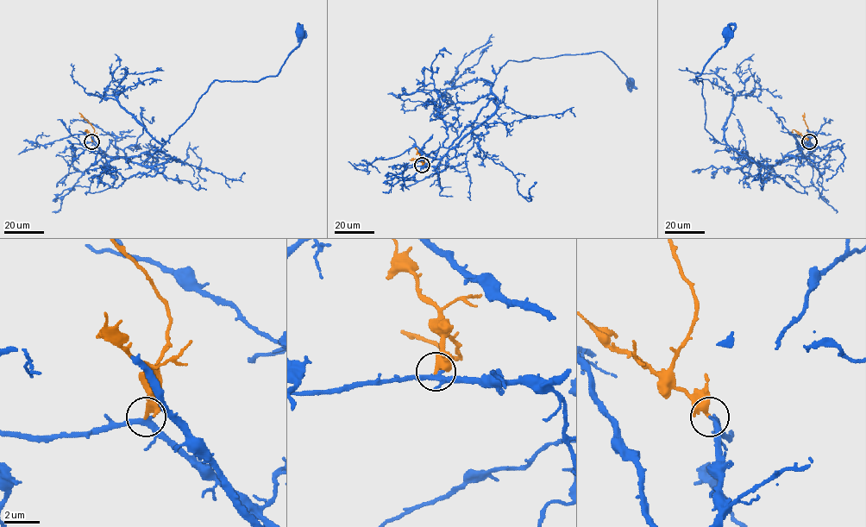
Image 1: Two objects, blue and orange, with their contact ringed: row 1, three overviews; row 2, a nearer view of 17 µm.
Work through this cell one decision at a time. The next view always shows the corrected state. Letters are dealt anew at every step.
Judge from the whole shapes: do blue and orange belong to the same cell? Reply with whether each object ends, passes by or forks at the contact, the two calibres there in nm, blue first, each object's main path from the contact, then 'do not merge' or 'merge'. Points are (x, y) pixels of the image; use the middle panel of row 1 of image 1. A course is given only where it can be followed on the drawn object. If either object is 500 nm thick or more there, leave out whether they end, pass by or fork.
blue passes by; orange passes by; 260 nm thick on the blue side, 280 nm on the other; blue runs (422, 165), (436, 166), (494, 111), (499, 103), (491, 86), (509, 60), (604, 53), (630, 81); orange runs (422, 165), (423, 160), (424, 163), (410, 159); merge

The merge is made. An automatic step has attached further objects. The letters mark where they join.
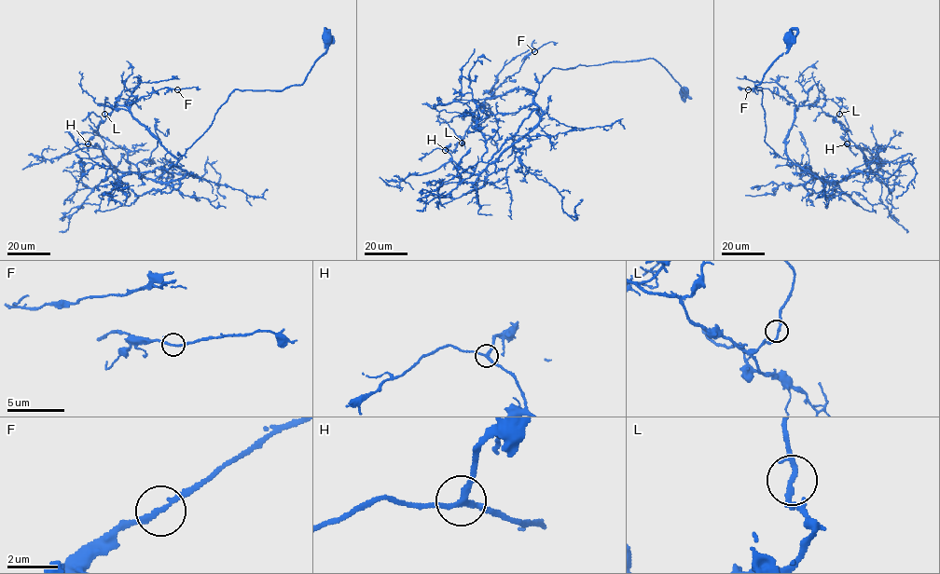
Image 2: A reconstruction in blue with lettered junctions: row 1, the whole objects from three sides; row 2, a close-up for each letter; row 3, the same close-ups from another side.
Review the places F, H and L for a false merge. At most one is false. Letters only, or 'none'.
none

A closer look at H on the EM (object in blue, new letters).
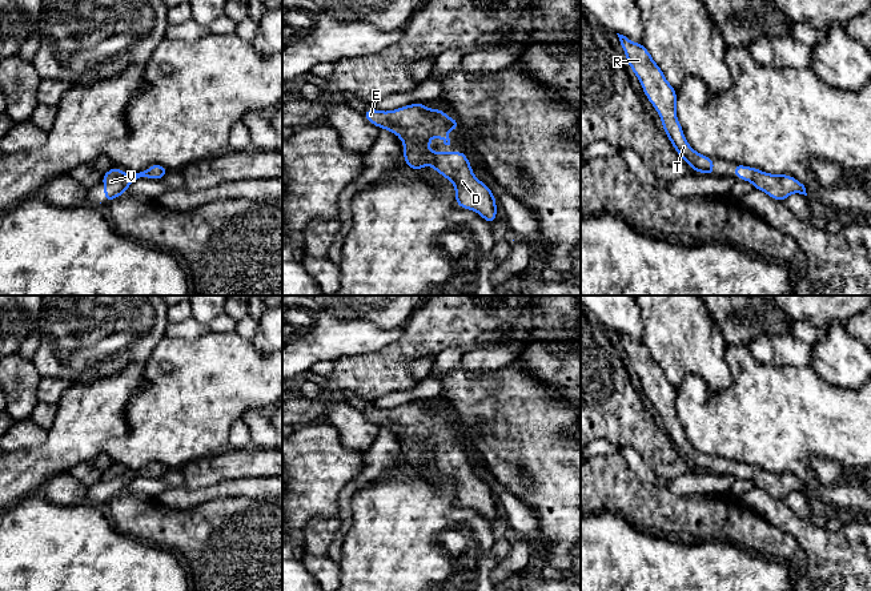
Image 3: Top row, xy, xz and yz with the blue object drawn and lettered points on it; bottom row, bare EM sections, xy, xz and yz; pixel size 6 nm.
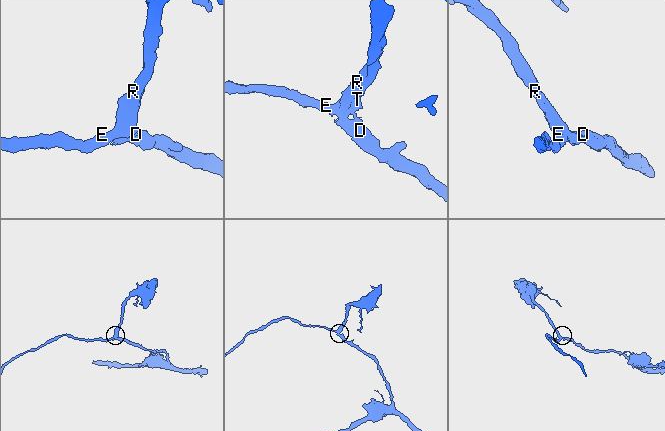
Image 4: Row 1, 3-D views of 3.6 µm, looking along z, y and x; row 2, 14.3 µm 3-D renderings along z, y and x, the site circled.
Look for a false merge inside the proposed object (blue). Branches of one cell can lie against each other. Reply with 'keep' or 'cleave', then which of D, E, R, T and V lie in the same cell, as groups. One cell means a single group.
keep | D E R T V

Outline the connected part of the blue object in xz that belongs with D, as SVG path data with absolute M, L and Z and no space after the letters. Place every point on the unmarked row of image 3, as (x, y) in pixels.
M414 401L394 409L364 409L362 414L380 427L396 431L405 442L402 454L406 465L421 469L426 463L453 481L455 486L455 502L462 507L477 510L490 523L497 516L497 500L490 486L481 481L471 469L465 450L441 451L429 450L433 434L450 443L446 434L461 423L458 417L451 418L442 407L426 406L422 401Z

